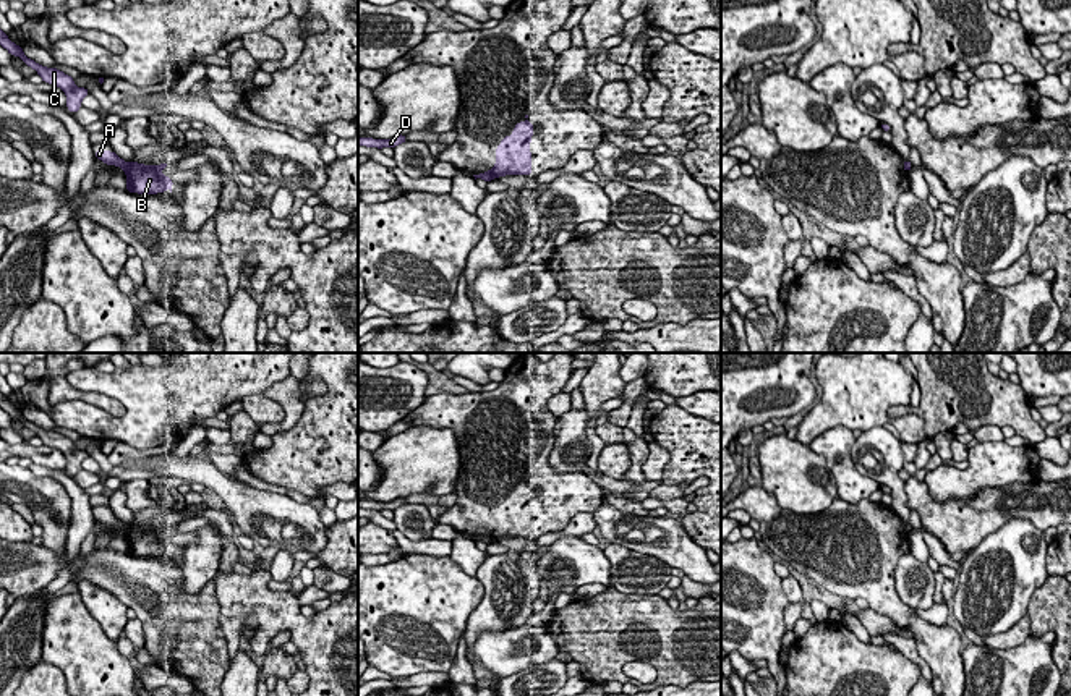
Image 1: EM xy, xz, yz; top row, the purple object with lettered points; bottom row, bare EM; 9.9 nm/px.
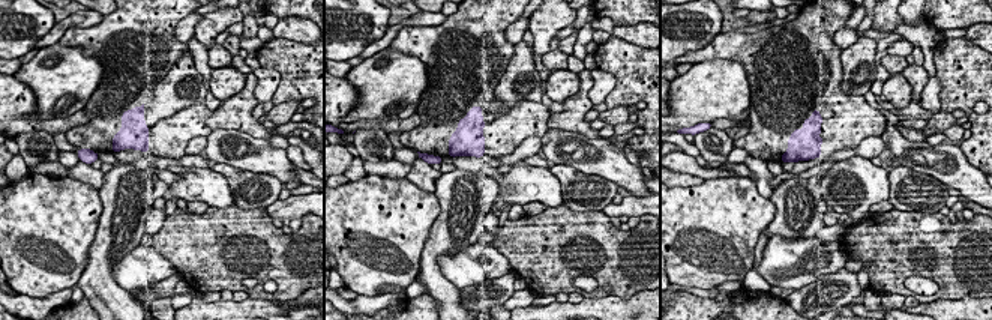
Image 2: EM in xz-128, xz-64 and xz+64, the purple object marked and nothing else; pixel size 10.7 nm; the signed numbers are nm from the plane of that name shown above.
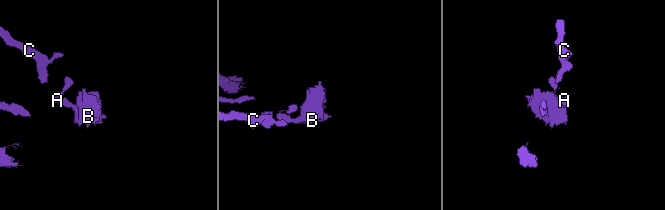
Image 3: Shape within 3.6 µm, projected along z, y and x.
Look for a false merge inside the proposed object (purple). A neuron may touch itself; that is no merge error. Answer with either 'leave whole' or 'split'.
split

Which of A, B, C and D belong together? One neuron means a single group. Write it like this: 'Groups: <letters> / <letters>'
Groups: A C D / B

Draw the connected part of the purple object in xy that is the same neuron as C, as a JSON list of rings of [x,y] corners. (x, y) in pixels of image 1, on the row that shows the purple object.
[[[0,29],[0,45],[8,50],[10,55],[19,57],[26,66],[37,71],[44,83],[58,86],[66,94],[66,108],[75,113],[81,108],[81,100],[89,94],[86,87],[76,87],[75,79],[57,68],[45,68],[34,60],[29,60],[21,45],[13,44],[6,34]]]

